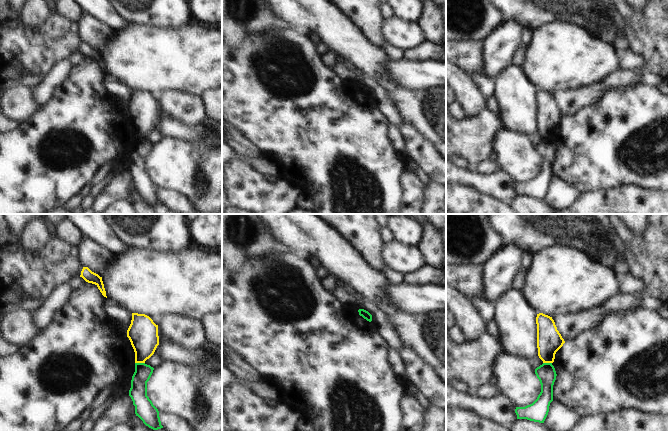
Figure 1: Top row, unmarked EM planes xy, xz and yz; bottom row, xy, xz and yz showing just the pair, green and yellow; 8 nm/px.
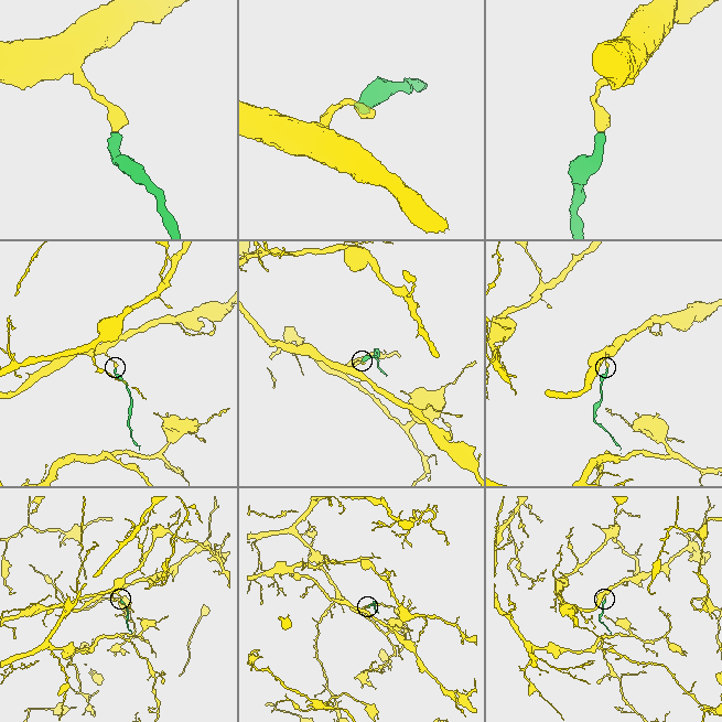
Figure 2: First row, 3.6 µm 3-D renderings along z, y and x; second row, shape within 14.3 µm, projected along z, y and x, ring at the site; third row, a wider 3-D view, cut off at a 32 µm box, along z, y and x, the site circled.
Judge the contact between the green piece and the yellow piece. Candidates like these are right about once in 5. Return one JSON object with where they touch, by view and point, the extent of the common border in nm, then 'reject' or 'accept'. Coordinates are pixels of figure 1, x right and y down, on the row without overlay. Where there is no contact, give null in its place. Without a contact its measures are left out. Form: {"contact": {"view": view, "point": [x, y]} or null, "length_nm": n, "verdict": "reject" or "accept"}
{"contact": {"view": "xy", "point": [140, 139]}, "length_nm": 80, "verdict": "reject"}

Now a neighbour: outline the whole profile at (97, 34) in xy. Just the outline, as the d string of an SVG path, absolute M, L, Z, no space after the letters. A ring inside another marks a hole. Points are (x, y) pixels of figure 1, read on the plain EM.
M84 12L79 25L83 42L88 43L100 53L103 52L109 41L116 35L116 31L113 28L86 12Z

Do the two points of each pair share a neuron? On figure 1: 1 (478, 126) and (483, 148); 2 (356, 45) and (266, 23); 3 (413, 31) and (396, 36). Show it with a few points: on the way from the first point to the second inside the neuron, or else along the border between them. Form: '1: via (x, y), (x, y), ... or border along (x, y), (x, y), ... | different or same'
1: via (478, 131), (478, 143) | same
2: border along (274, 10), (293, 27) | different
3: via (409, 34), (400, 34) | same

